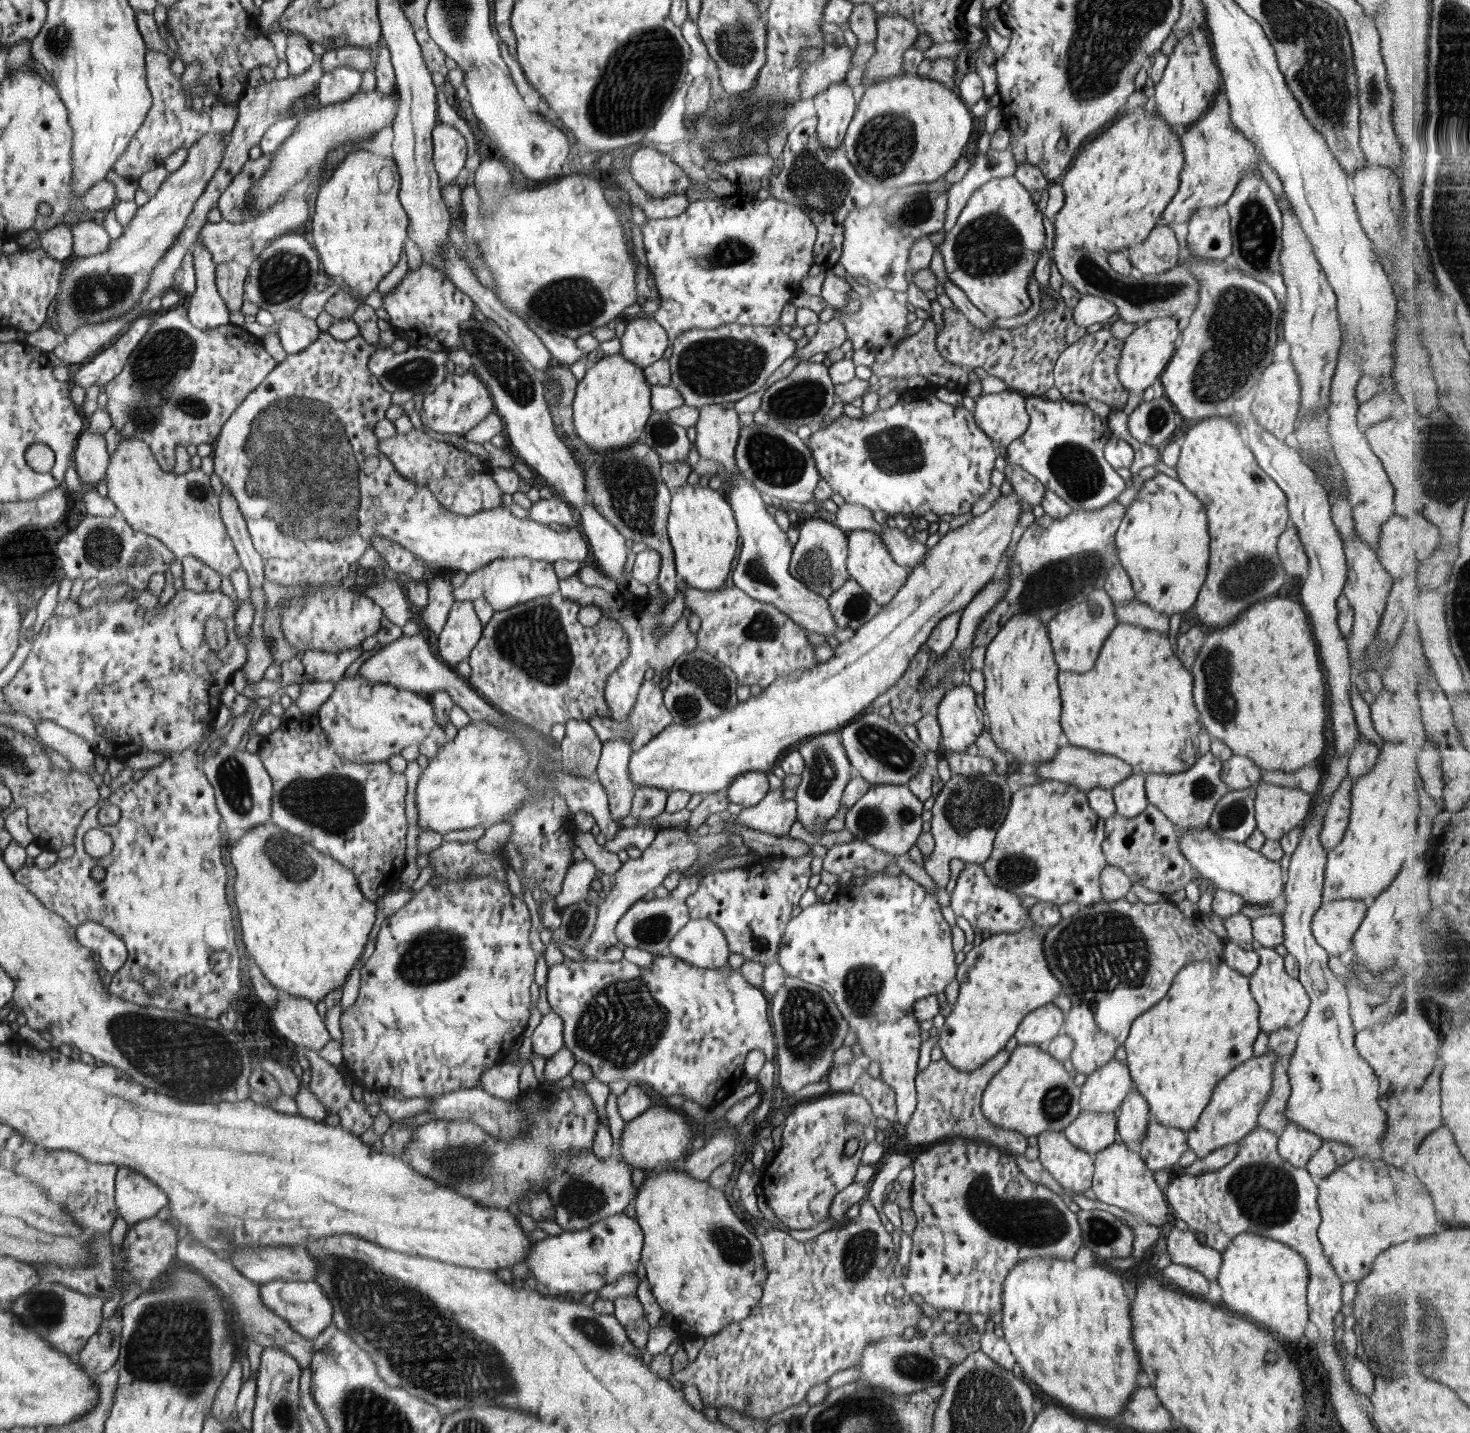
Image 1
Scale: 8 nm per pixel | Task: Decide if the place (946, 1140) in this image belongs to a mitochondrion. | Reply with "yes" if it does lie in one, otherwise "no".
no

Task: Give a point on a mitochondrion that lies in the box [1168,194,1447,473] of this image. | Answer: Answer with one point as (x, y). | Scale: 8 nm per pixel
(1239, 330)

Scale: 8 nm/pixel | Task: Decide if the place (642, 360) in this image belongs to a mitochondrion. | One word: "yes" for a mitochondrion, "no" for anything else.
no

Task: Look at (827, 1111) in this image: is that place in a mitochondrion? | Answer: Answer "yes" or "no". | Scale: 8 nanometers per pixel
no

